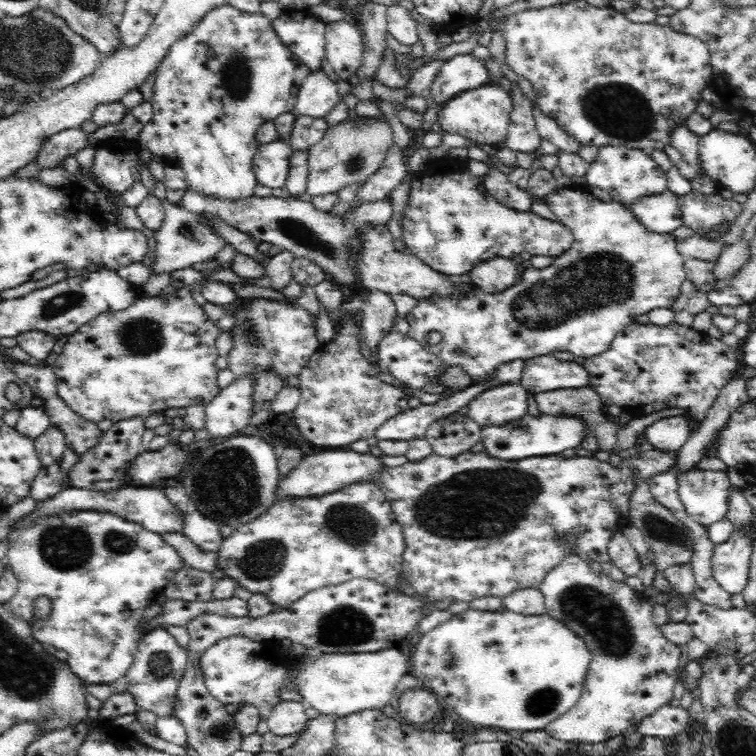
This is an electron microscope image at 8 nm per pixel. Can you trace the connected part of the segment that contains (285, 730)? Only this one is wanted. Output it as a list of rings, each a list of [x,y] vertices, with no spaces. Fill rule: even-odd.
[[[279,702],[274,708],[266,723],[269,733],[275,736],[290,736],[304,730],[309,722],[302,702]]]

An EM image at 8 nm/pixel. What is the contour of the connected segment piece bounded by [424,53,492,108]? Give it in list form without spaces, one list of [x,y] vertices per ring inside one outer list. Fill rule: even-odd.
[[[473,53],[458,54],[444,63],[424,94],[428,100],[434,98],[440,108],[456,94],[491,82],[486,60]]]

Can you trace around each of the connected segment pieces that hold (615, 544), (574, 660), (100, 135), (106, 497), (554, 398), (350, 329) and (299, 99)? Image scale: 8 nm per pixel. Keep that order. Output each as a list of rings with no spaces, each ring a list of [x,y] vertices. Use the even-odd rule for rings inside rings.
[[[621,530],[611,534],[607,545],[609,561],[624,574],[625,577],[636,576],[641,569],[638,557],[628,539]]]
[[[466,610],[457,615],[450,617],[444,624],[436,626],[430,632],[422,634],[418,642],[405,649],[407,657],[407,672],[414,677],[420,686],[426,691],[434,694],[442,704],[444,711],[453,714],[456,720],[472,722],[482,728],[497,729],[505,732],[520,731],[528,733],[529,731],[544,729],[550,722],[556,718],[563,716],[575,706],[580,696],[584,694],[583,682],[587,673],[587,668],[590,662],[590,653],[586,645],[578,638],[568,627],[562,622],[552,620],[548,615],[522,615],[506,610],[498,611],[482,611]]]
[[[125,108],[118,122],[99,126],[94,132],[88,134],[86,145],[95,146],[98,142],[108,139],[136,140],[142,126],[143,124],[136,120],[131,110]]]
[[[65,485],[60,489],[56,496],[46,501],[38,501],[36,508],[32,509],[27,515],[21,516],[21,519],[16,519],[10,526],[9,530],[24,530],[28,526],[34,526],[36,522],[48,518],[48,516],[60,516],[62,512],[72,512],[72,510],[88,511],[97,510],[104,511],[119,516],[124,520],[135,522],[145,528],[150,533],[165,533],[170,531],[182,531],[184,515],[176,509],[164,496],[161,485],[156,487],[132,487],[114,490],[114,492],[90,492],[80,488],[72,488]]]
[[[580,387],[577,389],[560,389],[550,392],[541,392],[533,395],[533,399],[537,403],[537,407],[541,414],[548,416],[565,416],[566,418],[579,418],[580,422],[587,424],[587,430],[596,437],[597,450],[608,452],[612,456],[613,462],[618,462],[619,457],[616,455],[618,448],[617,432],[620,427],[618,421],[608,418],[604,414],[604,406],[597,392],[590,387]]]
[[[357,309],[346,318],[341,319],[333,338],[321,346],[320,350],[310,358],[309,366],[298,376],[301,399],[293,412],[296,426],[300,430],[300,434],[306,438],[305,443],[312,443],[323,448],[328,446],[330,450],[351,445],[357,440],[374,436],[376,429],[381,424],[408,408],[407,401],[410,392],[399,385],[388,385],[380,381],[370,360],[362,355],[363,347],[360,344],[362,318],[362,309]]]
[[[320,68],[310,71],[302,81],[297,92],[293,113],[296,116],[324,119],[331,108],[341,100],[335,81]]]

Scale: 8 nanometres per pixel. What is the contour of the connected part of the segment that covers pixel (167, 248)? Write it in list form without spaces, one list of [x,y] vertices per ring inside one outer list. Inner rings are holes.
[[[164,202],[163,209],[165,218],[162,227],[155,233],[154,262],[147,267],[150,274],[169,274],[196,263],[214,260],[216,254],[227,244],[222,236],[206,226],[204,216],[188,213],[174,203]]]

